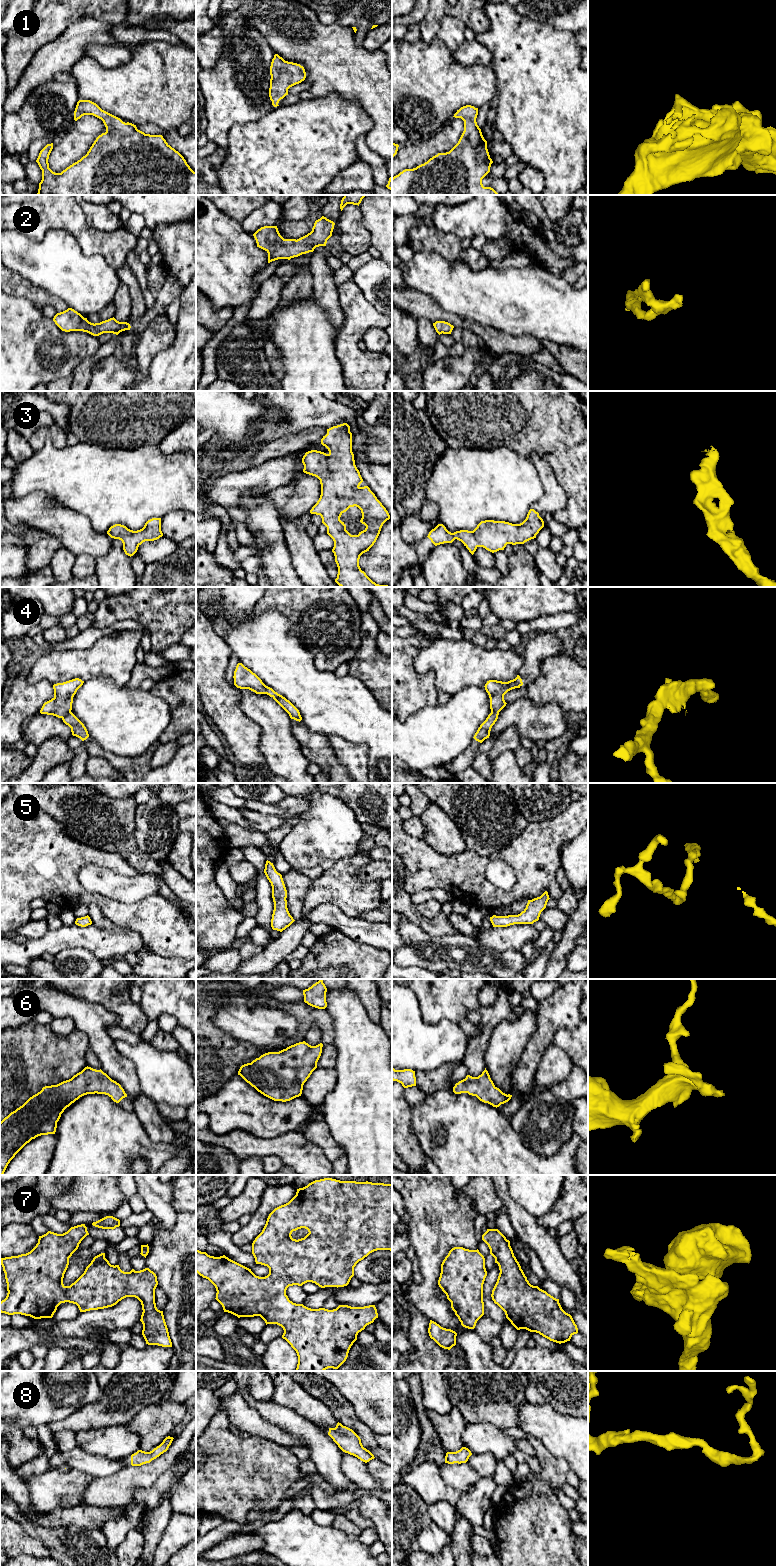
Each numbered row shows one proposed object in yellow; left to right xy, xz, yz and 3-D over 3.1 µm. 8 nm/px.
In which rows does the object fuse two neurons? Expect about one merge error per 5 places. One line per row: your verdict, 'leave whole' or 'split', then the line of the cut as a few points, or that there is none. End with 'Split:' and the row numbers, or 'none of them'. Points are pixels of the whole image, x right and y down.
1: leave whole; cut none
2: leave whole; cut none
3: leave whole; cut none
4: split; cut xy (70, 711), (62, 718)
5: leave whole; cut none
6: leave whole; cut none
7: leave whole; cut none
8: leave whole; cut none
Split: 4

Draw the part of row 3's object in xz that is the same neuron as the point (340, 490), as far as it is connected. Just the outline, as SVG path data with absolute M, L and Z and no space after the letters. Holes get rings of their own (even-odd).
M343 423L327 429L327 434L321 439L321 444L328 449L329 453L317 450L308 451L303 456L302 463L304 473L320 480L321 495L310 513L321 516L322 523L327 527L327 534L334 541L332 552L338 567L335 582L340 587L392 587L376 584L359 566L360 556L374 545L383 524L390 519L390 515L368 486L360 486L363 479L355 465L350 426ZM354 506L361 510L360 522L366 526L358 535L351 535L346 530L344 522L340 520L341 515Z

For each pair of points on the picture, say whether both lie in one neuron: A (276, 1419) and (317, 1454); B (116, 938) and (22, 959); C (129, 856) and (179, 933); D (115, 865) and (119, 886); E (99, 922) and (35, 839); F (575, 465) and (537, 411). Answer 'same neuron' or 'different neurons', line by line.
A: same neuron
B: same neuron
C: different neurons
D: different neurons
E: different neurons
F: same neuron

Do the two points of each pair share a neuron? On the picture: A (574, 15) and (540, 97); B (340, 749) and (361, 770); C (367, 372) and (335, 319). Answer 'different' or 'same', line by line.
A: different
B: same
C: different

